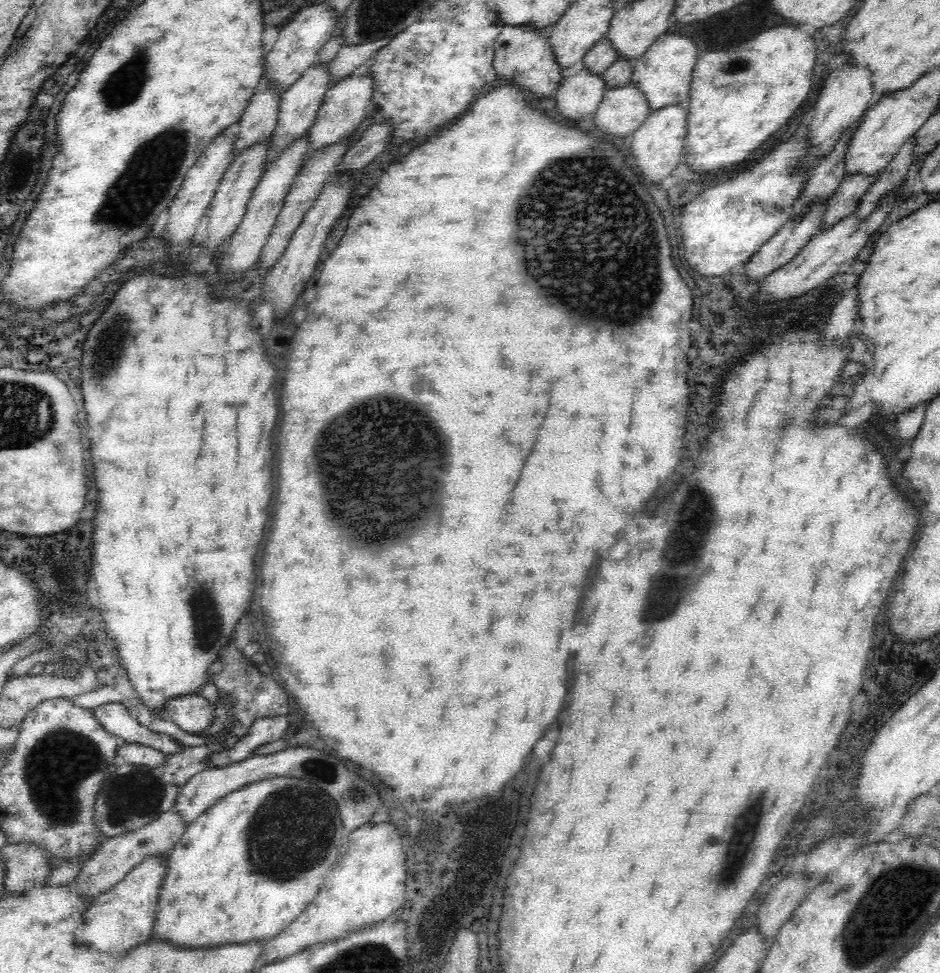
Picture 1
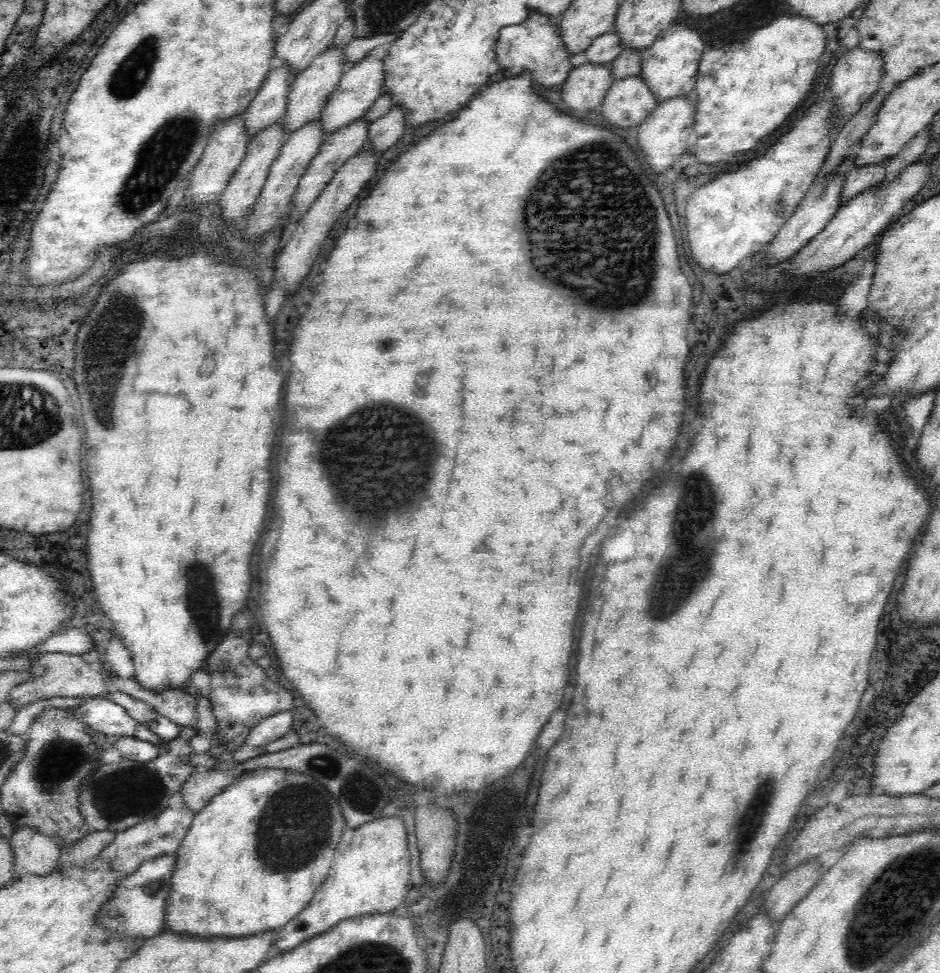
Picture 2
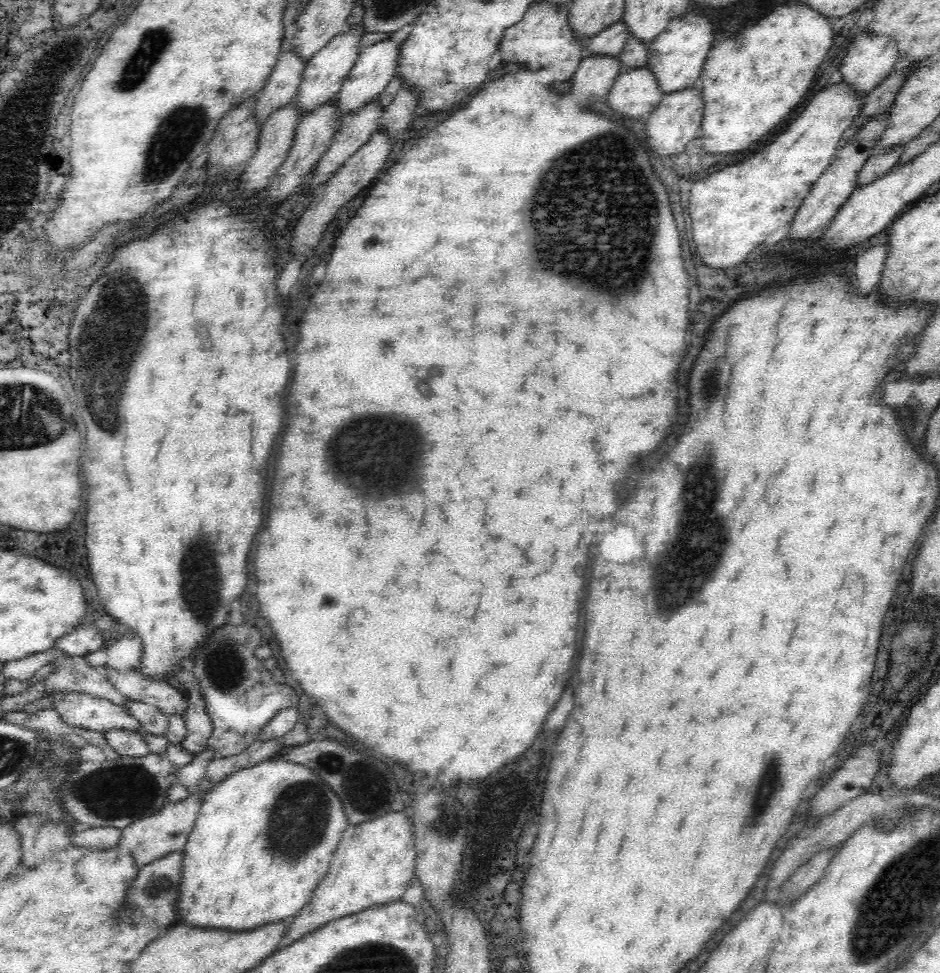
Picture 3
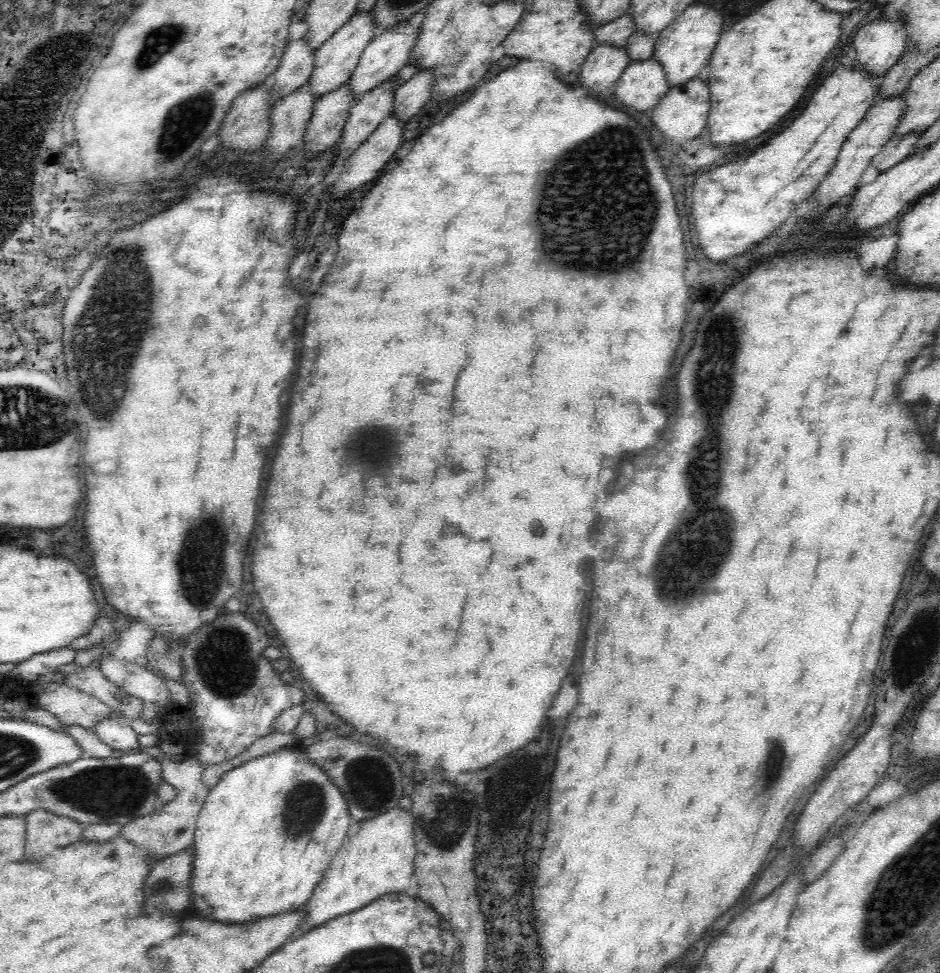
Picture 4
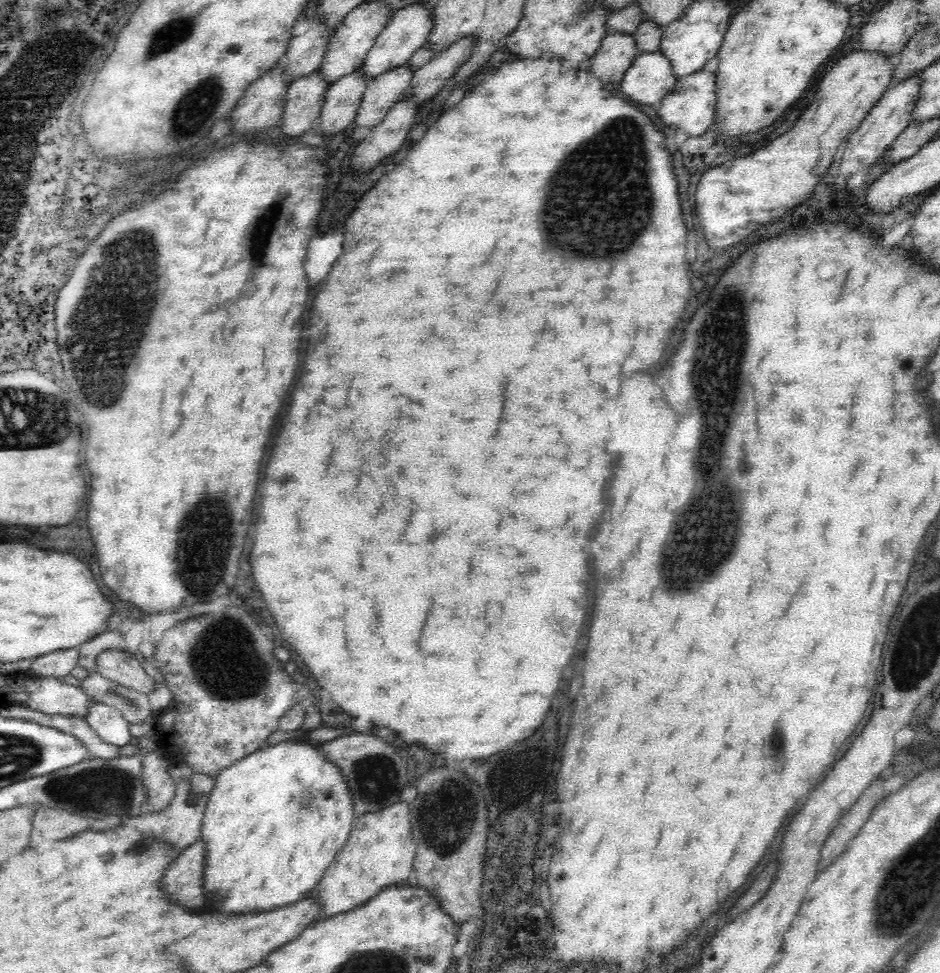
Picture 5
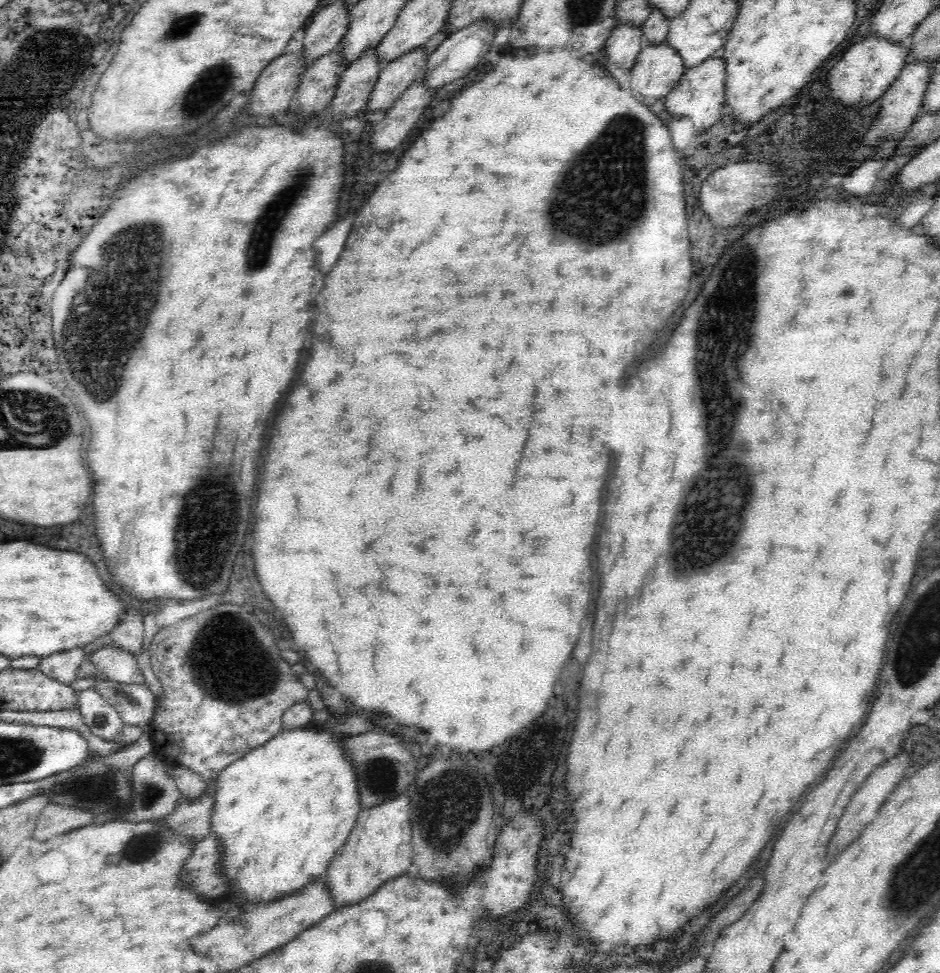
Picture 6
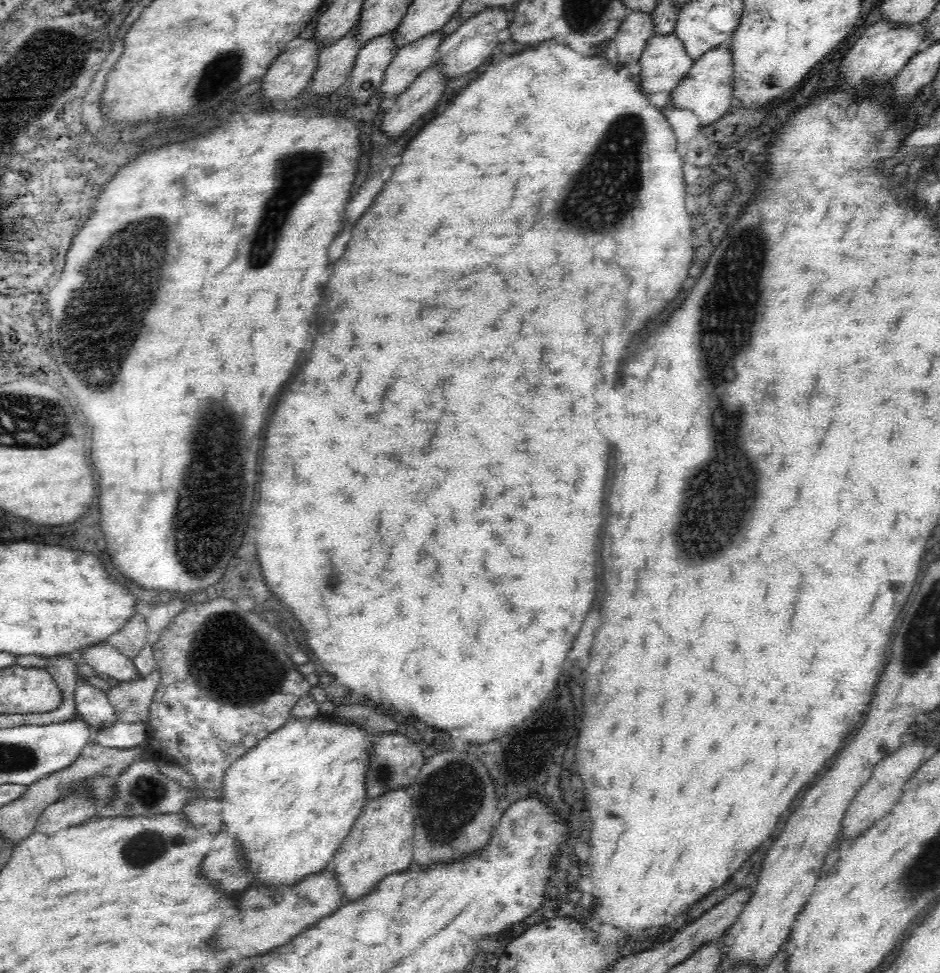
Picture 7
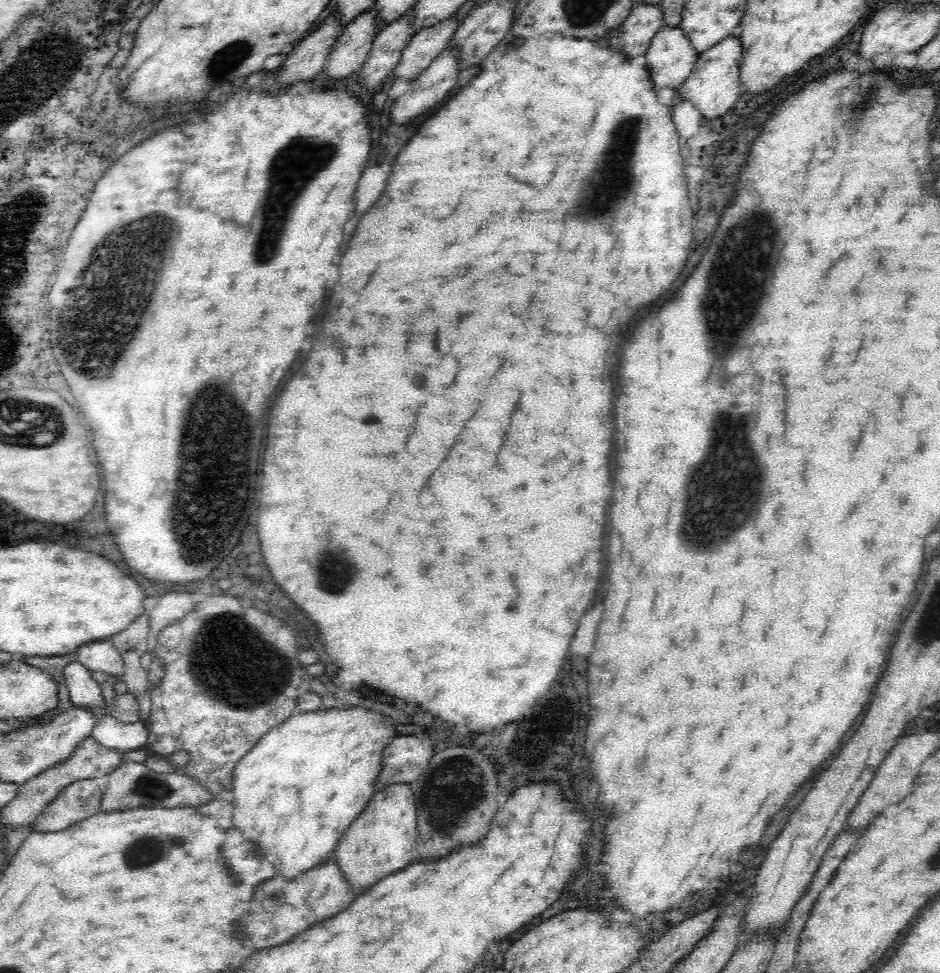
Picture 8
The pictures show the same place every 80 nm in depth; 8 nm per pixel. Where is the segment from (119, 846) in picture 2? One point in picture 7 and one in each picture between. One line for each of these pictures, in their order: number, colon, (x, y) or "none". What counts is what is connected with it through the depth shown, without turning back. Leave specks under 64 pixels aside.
3: (150, 838)
4: (168, 829)
5: (179, 825)
6: (192, 817)
7: (207, 812)

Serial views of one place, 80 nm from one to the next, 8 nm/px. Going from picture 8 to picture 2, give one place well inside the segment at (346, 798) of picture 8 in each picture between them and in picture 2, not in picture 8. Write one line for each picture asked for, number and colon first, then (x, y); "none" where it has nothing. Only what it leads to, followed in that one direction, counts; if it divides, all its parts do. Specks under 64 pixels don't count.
2: (252, 859)
3: (263, 839)
4: (267, 833)
5: (275, 820)
6: (283, 811)
7: (303, 785)

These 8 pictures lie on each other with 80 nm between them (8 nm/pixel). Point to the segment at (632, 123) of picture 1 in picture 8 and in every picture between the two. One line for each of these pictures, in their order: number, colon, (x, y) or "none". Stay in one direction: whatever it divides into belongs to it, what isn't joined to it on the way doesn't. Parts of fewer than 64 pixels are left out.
2: (628, 102)
3: (635, 92)
4: (642, 85)
5: (650, 78)
6: (658, 68)
7: (665, 63)
8: (671, 58)

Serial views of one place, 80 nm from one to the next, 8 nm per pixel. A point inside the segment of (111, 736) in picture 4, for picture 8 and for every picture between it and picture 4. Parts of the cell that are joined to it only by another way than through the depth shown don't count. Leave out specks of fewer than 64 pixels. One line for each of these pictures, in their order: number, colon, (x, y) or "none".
5: (108, 723)
6: (101, 718)
7: (92, 704)
8: (82, 690)

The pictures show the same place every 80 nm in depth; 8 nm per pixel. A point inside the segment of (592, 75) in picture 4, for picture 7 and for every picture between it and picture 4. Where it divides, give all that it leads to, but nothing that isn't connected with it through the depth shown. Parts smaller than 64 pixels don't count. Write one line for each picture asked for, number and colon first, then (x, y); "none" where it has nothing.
5: (618, 50)
6: (627, 40)
7: (637, 28)

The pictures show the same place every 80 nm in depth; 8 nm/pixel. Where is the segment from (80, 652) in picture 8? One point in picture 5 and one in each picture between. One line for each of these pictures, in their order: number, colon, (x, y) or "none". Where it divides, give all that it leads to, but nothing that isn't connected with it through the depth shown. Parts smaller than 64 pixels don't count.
5: (118, 666)
6: (119, 666)
7: (105, 659)

